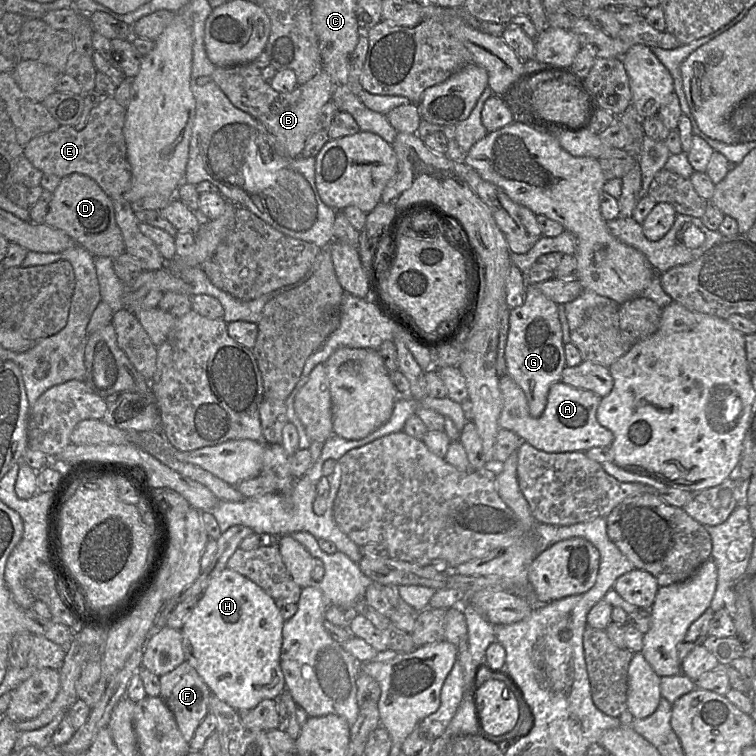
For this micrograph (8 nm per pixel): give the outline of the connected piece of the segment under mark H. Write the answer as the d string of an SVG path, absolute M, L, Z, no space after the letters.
M226 567L218 576L212 579L203 594L199 597L197 605L191 614L186 618L183 627L180 630L182 634L182 648L185 660L197 671L199 676L209 687L212 694L238 712L251 710L255 708L262 700L276 699L286 689L285 679L280 667L282 629L284 623L285 620L275 604L275 599L269 596L261 587L252 582L250 579Z

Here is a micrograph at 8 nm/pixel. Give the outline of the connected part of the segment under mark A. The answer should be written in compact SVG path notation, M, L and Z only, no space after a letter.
M509 374L502 376L499 383L503 400L500 428L513 431L533 447L548 453L558 453L586 452L593 447L612 445L613 433L602 426L596 417L602 397L592 391L556 382L549 389L545 410L535 418L530 415L524 391Z

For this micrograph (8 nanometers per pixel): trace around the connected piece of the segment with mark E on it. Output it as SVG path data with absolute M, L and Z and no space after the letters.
M107 96L91 109L87 123L81 130L71 125L60 125L53 131L32 138L24 146L23 155L42 173L54 174L60 178L72 173L83 174L93 179L110 198L124 198L131 186L131 168L123 135L125 116L126 107L121 106L113 96Z

